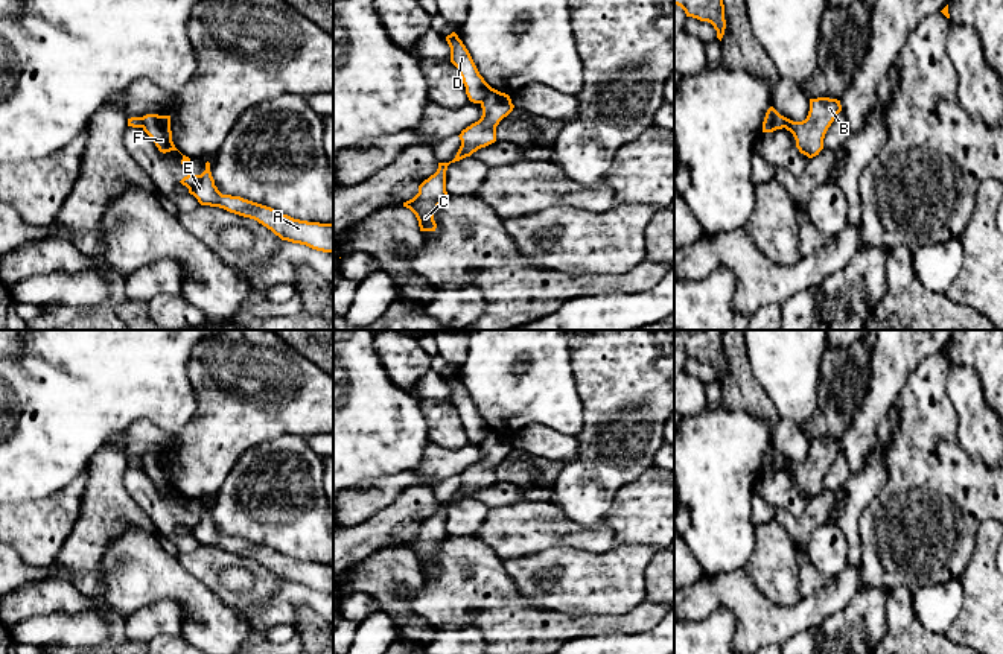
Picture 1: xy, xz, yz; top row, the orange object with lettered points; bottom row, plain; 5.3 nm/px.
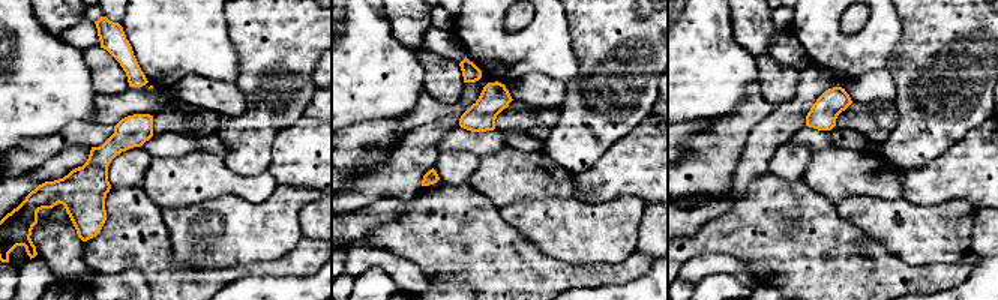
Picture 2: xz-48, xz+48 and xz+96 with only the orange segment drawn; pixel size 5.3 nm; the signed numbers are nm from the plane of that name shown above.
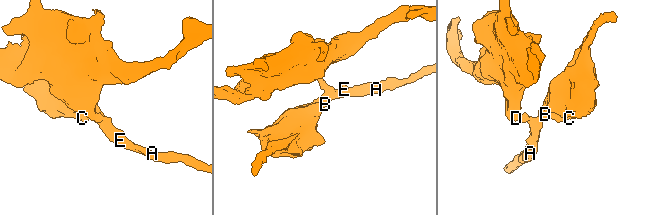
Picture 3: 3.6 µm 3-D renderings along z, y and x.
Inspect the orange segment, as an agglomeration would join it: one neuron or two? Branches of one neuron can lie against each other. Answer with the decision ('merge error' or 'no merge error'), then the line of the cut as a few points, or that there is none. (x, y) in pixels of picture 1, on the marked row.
merge error; cut in xz along (492, 88), (480, 102)

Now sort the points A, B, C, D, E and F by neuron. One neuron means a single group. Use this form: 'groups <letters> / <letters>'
groups A B C E F / D

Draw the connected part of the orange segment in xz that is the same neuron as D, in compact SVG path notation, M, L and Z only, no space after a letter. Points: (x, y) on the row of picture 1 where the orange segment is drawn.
M452 32L446 37L446 41L451 47L451 62L458 68L469 100L473 103L481 103L490 93L492 87L479 75L469 50L458 35Z

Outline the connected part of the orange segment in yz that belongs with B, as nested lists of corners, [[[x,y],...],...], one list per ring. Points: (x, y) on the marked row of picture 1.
[[[810,99],[807,119],[793,122],[784,117],[784,128],[793,134],[799,152],[813,158],[823,149],[825,134],[840,111],[842,105],[837,99]]]

